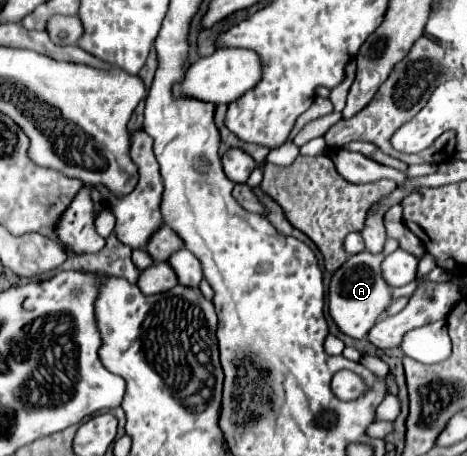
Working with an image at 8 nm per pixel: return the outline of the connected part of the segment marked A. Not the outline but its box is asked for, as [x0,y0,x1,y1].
[329,237,399,339]

